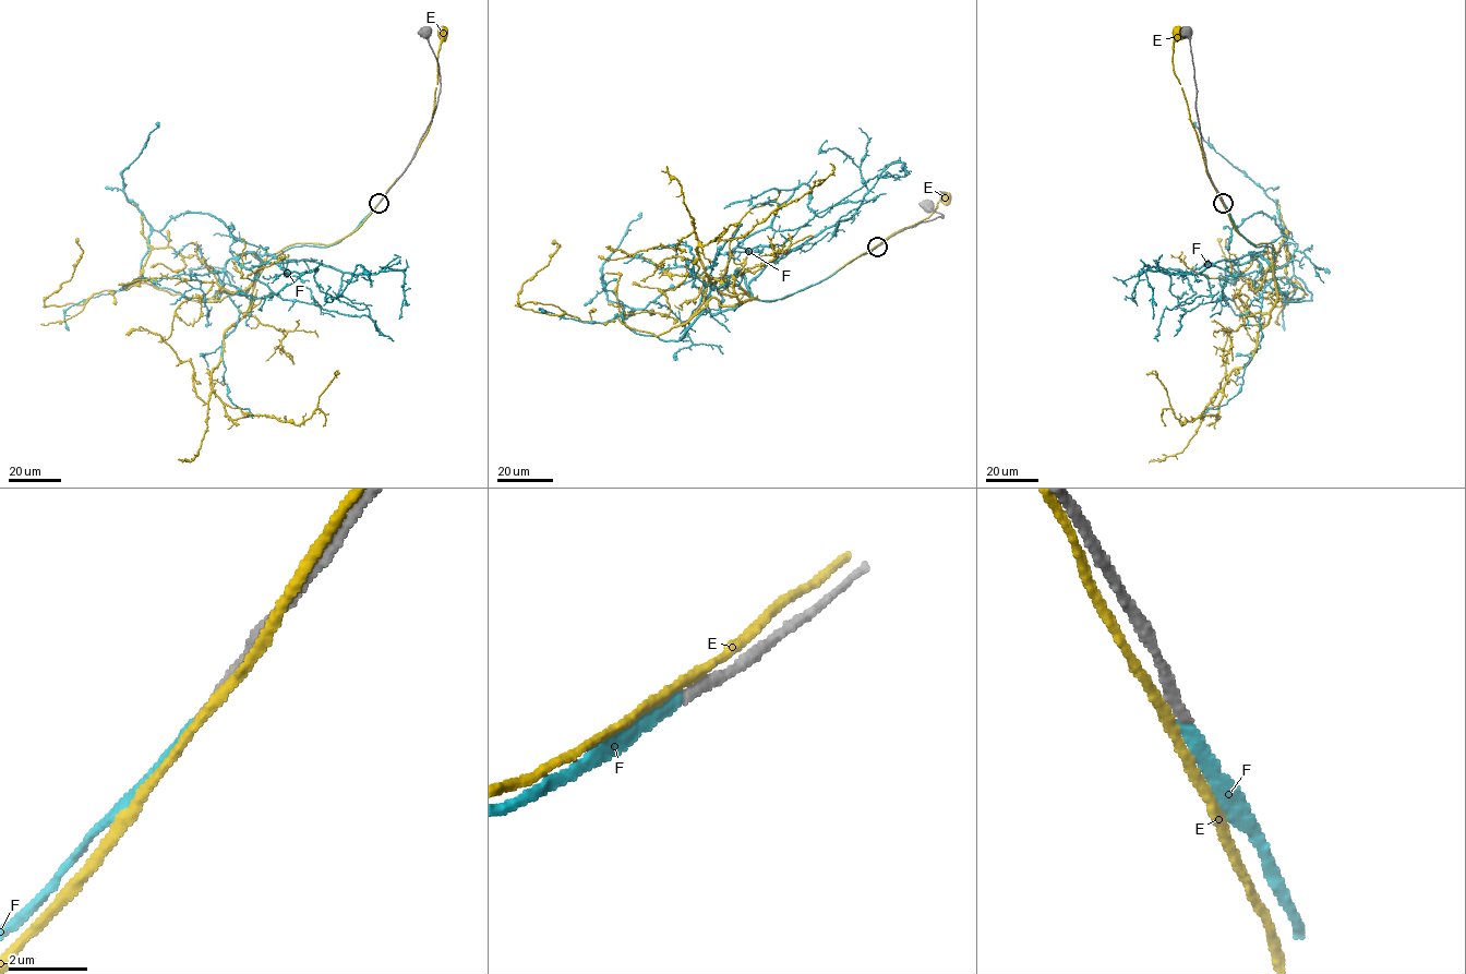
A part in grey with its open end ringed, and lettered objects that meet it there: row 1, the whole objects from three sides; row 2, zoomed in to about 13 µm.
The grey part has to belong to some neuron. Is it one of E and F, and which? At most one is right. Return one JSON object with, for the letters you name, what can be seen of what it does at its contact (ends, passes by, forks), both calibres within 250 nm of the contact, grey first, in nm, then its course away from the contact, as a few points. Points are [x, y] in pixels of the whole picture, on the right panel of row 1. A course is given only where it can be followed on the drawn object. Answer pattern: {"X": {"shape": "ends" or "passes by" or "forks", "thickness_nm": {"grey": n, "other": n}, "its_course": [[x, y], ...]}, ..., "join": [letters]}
{"F": {"shape": "ends", "thickness_nm": {"grey": 220, "other": 220}, "its_course": [[1224, 203], [1250, 243], [1273, 251], [1270, 264], [1285, 300], [1311, 300], [1294, 274], [1275, 202], [1191, 124]]}, "join": ["F"]}

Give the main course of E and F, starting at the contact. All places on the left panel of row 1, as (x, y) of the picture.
E: (380, 202), (413, 157), (430, 124), (443, 34)
F: (377, 203), (337, 243), (263, 262), (244, 293), (190, 300), (141, 274), (151, 227), (123, 191), (158, 124)

